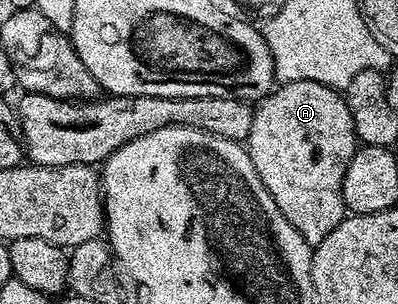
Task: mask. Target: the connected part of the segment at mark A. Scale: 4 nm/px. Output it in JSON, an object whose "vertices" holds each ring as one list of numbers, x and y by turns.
{"vertices":[[320,82,279,83,254,108,252,130,244,144,252,158,252,166,256,166,256,174,260,174,260,182,264,182,276,206,280,206,280,214,284,214,284,218,296,226,298,233,310,245,324,242,324,238,328,238,328,234,332,234,332,230,336,230,336,226,346,219,348,213,342,193,344,174,360,141,354,133,346,97,339,89,329,88]]}

